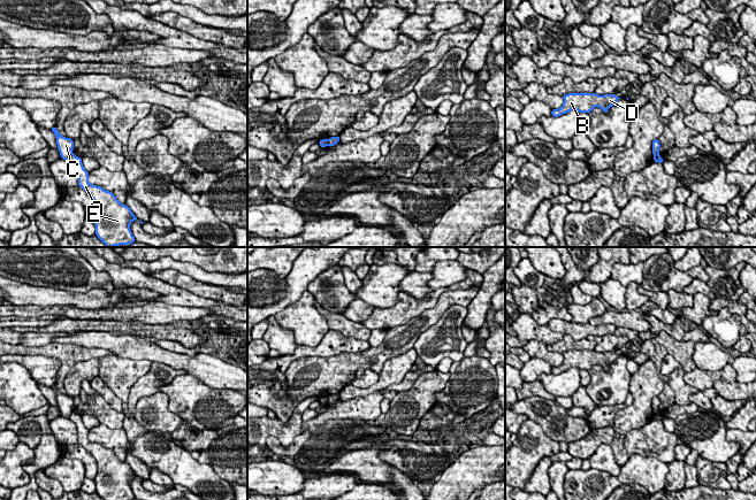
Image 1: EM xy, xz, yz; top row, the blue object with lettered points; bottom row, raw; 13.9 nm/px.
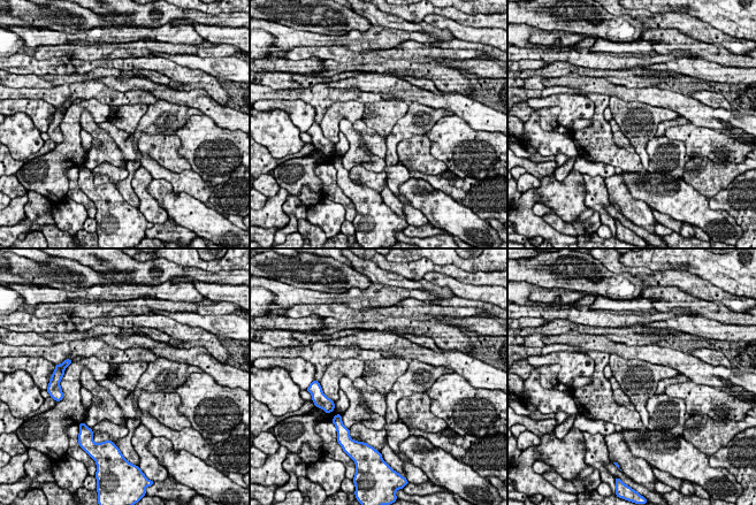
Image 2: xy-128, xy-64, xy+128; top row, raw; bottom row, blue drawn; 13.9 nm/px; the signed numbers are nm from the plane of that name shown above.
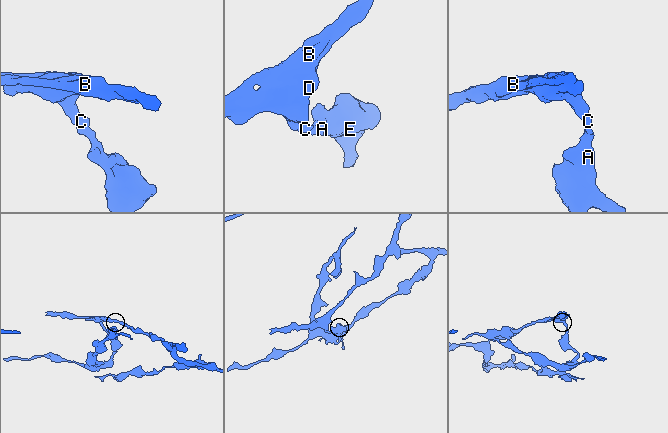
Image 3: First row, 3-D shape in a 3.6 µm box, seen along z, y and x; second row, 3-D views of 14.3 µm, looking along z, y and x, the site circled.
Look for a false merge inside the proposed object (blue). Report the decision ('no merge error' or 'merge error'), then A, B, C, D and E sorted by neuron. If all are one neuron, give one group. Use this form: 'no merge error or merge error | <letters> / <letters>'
merge error | A E / B C D

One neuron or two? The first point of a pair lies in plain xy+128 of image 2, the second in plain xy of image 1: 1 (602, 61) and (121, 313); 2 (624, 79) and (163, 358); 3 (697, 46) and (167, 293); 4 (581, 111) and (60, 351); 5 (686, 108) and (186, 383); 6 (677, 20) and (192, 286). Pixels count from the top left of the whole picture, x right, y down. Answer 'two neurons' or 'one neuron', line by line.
1: one neuron
2: two neurons
3: one neuron
4: two neurons
5: two neurons
6: one neuron

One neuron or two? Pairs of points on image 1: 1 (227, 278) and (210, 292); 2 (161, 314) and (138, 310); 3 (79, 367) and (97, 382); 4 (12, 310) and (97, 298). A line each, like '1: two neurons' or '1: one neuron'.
1: two neurons
2: one neuron
3: two neurons
4: two neurons

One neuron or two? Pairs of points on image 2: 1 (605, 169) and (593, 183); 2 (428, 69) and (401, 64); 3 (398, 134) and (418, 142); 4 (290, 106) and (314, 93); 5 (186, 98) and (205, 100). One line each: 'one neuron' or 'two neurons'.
1: two neurons
2: one neuron
3: two neurons
4: two neurons
5: one neuron

